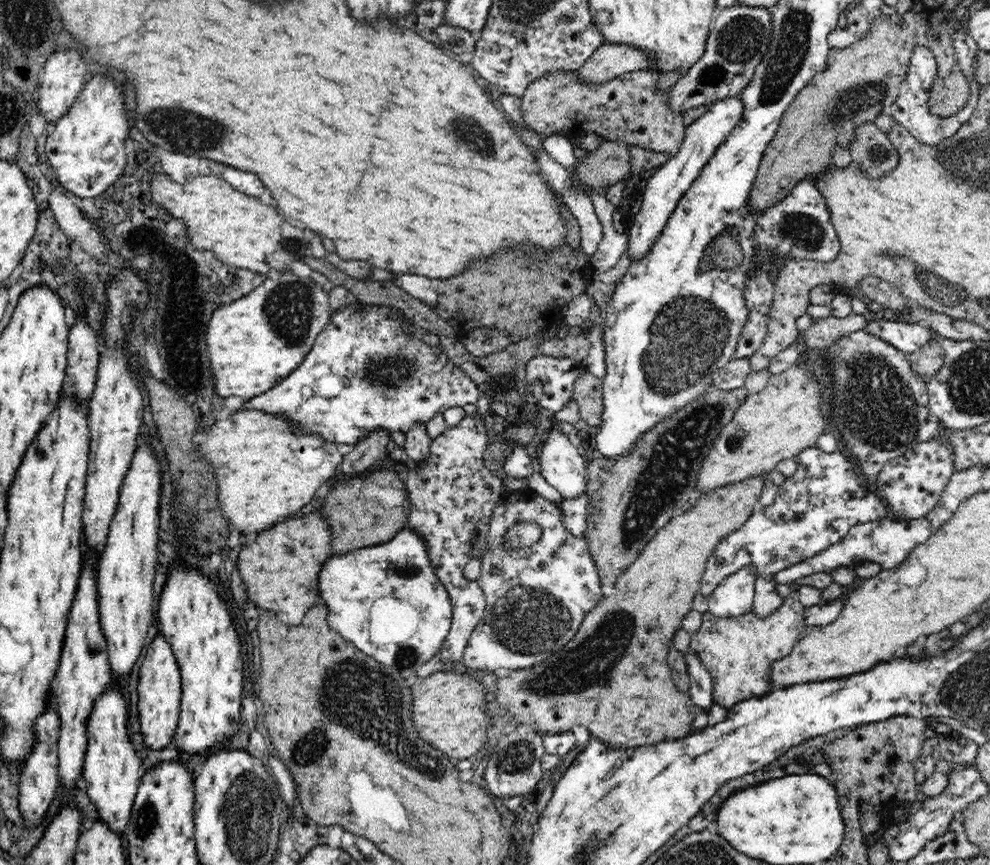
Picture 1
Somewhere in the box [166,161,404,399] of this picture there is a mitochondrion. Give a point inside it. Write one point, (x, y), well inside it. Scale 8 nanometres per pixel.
(289, 308)

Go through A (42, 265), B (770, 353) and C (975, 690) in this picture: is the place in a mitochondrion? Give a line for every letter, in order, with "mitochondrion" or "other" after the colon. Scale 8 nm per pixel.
A: other
B: other
C: mitochondrion

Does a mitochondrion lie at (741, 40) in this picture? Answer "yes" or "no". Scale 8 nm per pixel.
yes

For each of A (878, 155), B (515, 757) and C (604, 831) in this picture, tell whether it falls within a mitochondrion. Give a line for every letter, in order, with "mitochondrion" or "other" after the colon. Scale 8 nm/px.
A: mitochondrion
B: mitochondrion
C: mitochondrion

